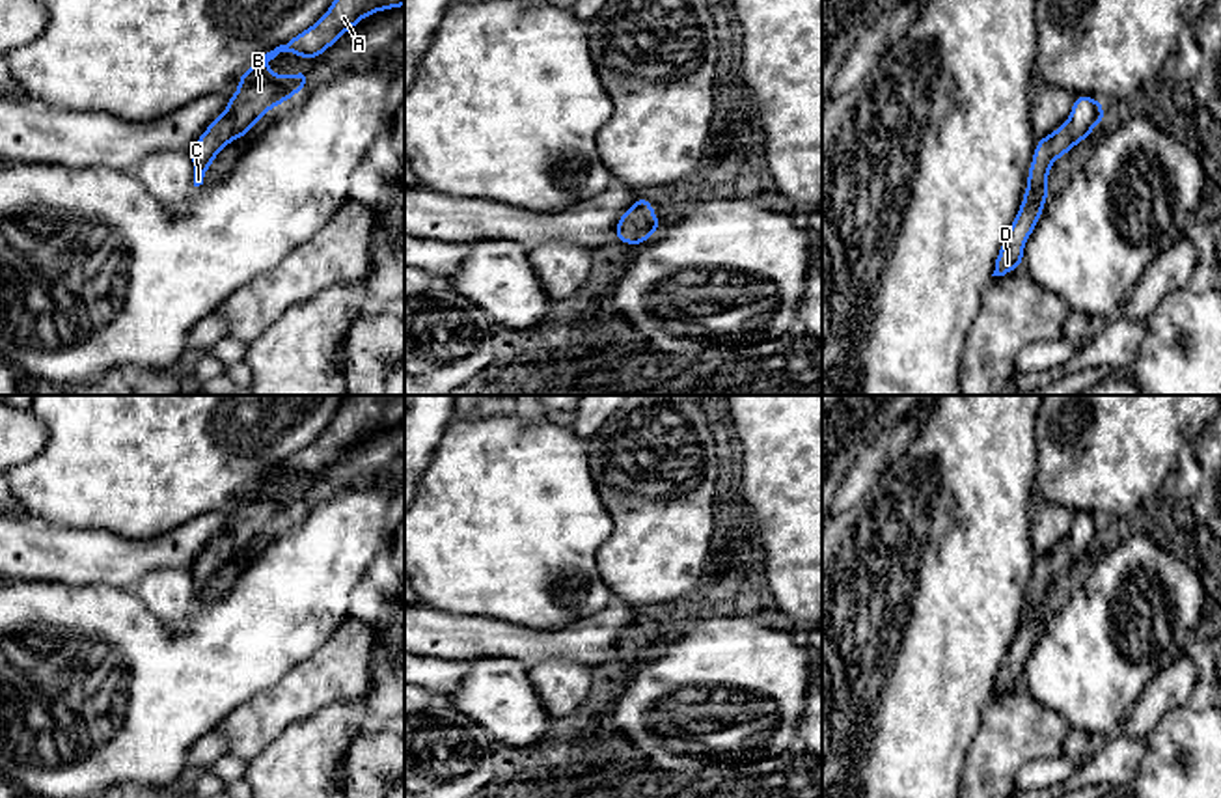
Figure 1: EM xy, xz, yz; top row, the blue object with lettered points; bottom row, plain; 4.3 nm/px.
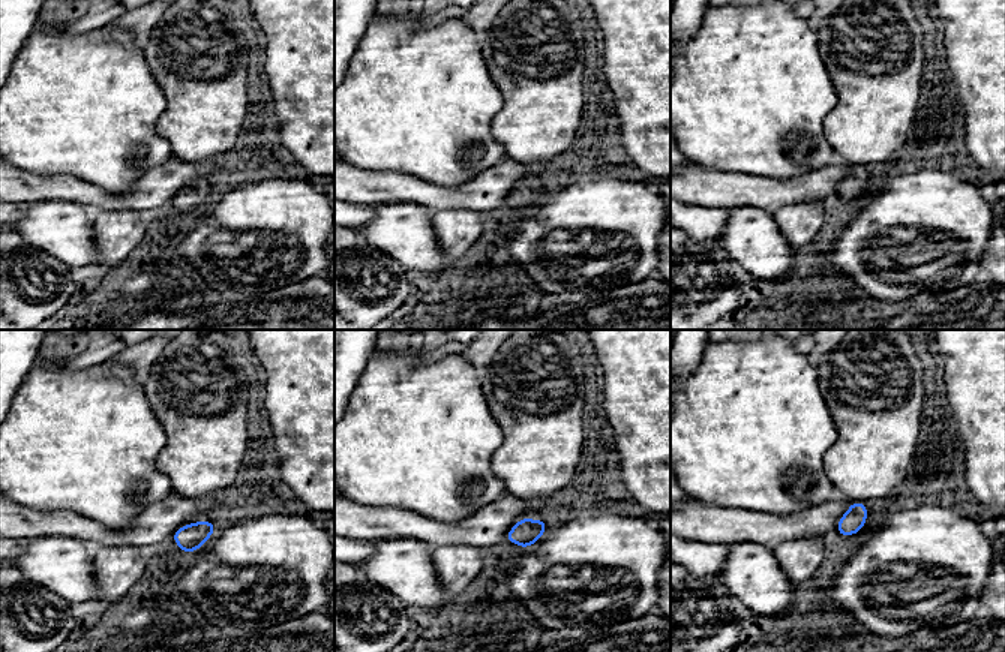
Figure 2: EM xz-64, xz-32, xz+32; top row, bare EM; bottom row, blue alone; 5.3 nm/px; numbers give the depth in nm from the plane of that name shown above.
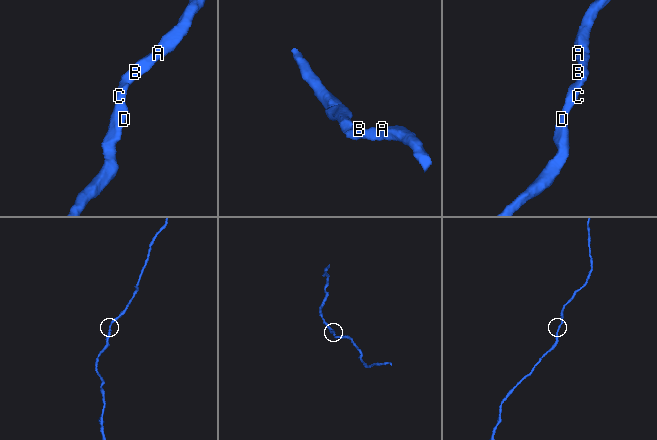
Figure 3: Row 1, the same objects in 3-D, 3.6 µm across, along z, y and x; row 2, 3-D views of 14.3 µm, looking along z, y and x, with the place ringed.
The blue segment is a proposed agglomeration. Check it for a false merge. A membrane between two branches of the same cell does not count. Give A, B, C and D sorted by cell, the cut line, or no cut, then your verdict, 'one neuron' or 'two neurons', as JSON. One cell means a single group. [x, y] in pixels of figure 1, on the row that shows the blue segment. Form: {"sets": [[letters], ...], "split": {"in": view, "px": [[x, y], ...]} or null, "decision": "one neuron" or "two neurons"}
{"sets": [["A", "B", "C", "D"]], "split": null, "decision": "one neuron"}

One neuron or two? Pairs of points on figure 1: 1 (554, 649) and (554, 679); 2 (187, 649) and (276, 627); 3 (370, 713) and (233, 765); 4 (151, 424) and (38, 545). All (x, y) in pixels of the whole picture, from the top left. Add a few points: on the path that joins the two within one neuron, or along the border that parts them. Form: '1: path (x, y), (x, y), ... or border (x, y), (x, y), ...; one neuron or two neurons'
1: border (591, 664), (543, 660), (530, 670); two neurons
2: path (209, 649), (254, 644); one neuron
3: border (246, 763), (243, 776); two neurons
4: border (27, 515), (47, 524), (97, 530); two neurons

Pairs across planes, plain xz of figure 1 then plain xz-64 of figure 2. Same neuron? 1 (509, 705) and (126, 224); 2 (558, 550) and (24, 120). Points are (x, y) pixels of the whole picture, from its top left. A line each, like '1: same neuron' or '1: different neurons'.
1: different neurons
2: same neuron

